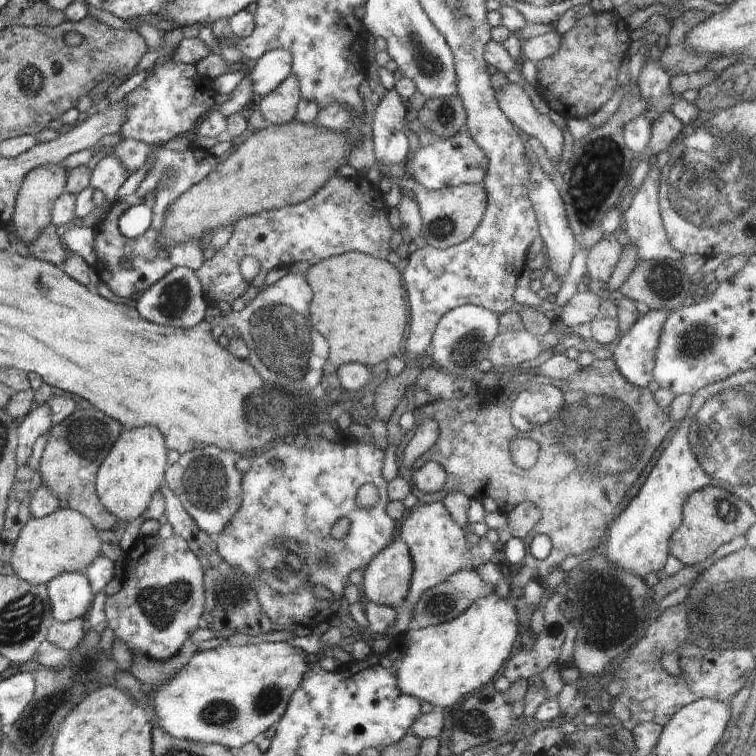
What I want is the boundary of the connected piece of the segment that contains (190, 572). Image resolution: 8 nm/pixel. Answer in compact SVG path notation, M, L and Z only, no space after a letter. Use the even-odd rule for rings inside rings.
M156 534L139 539L136 550L130 552L121 590L106 597L104 612L108 627L133 654L167 661L199 629L206 602L203 576L201 562L181 536L173 534L165 540Z

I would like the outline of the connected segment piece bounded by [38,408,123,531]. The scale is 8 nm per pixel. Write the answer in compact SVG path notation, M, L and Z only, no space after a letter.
M80 408L48 431L48 442L39 462L43 486L50 488L58 498L59 508L74 509L84 514L96 530L110 530L117 521L100 502L95 482L99 466L116 444L123 431L121 424L96 408Z

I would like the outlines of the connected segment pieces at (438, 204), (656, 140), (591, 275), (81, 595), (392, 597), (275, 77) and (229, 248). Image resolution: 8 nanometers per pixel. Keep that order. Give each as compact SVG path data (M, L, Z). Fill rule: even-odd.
M407 179L408 190L418 203L421 218L421 236L427 244L437 249L446 249L468 240L482 222L487 207L487 194L483 185L466 183L438 190L426 190L422 184Z
M662 112L658 116L658 120L654 124L651 124L651 139L648 142L648 148L644 150L644 155L641 158L647 160L650 155L658 155L664 150L671 153L674 147L671 147L670 144L677 138L681 131L681 120L678 120L671 112Z
M614 233L605 234L586 256L586 280L601 280L605 283L618 264L623 245Z
M63 572L47 584L54 620L70 622L85 618L94 600L90 582L83 573Z
M397 538L376 554L363 571L366 602L398 609L408 596L412 573L408 546Z
M277 48L265 52L247 75L252 82L252 92L260 98L270 94L292 73L292 56L288 50Z
M352 172L335 173L328 178L328 182L323 184L314 196L278 210L251 214L250 217L240 219L233 228L227 244L217 252L209 246L204 248L205 261L198 270L195 270L195 274L202 284L204 298L208 305L217 304L222 300L232 305L235 302L234 300L238 300L250 286L260 288L264 284L264 278L268 272L274 268L289 268L295 262L306 261L308 264L314 265L326 258L354 251L386 260L386 256L390 254L391 238L394 234L389 221L389 207L385 205L384 194L378 186L373 185L365 176L356 175ZM244 256L252 256L260 262L260 271L251 282L246 282L241 278L240 261Z

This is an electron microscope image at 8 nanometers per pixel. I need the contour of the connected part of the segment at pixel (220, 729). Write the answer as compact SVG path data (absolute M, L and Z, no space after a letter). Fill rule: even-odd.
M223 642L221 645L217 646L214 649L198 650L194 653L194 656L182 666L182 670L170 678L168 682L156 686L156 688L149 688L146 690L146 693L152 700L152 705L154 710L156 710L156 720L155 723L158 724L160 730L164 730L166 734L170 734L174 738L191 740L194 742L201 742L204 744L221 744L230 748L231 751L237 751L239 748L242 748L245 744L252 743L257 741L261 735L268 730L272 724L276 724L283 714L286 712L290 697L296 688L299 688L302 678L311 672L312 663L308 660L308 655L306 651L300 647L294 647L286 642L269 642L269 643L259 643L259 644L249 644L244 646L234 646L228 644L228 642Z

